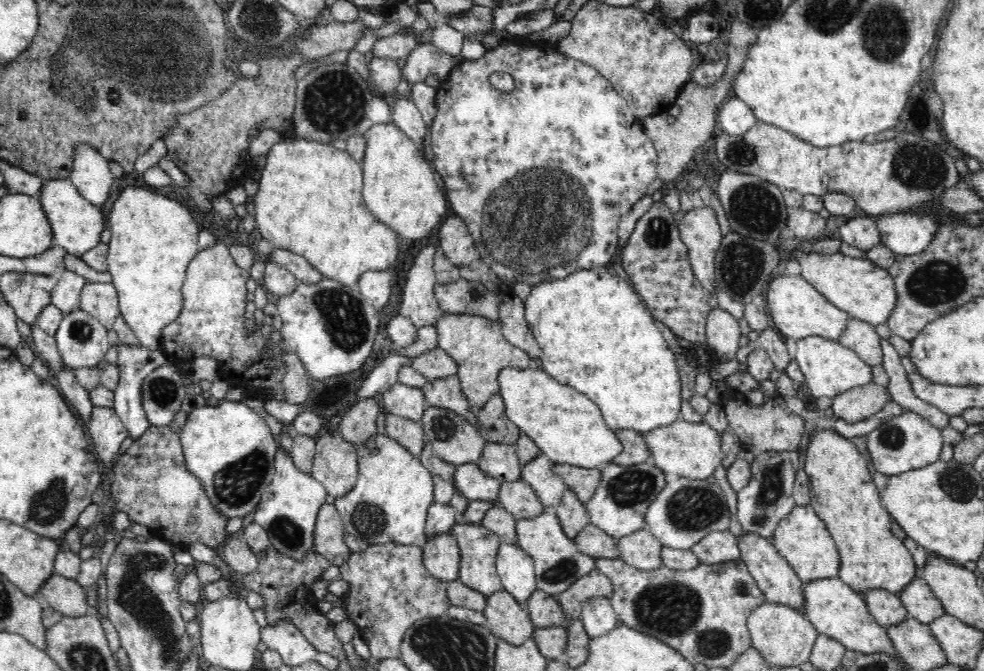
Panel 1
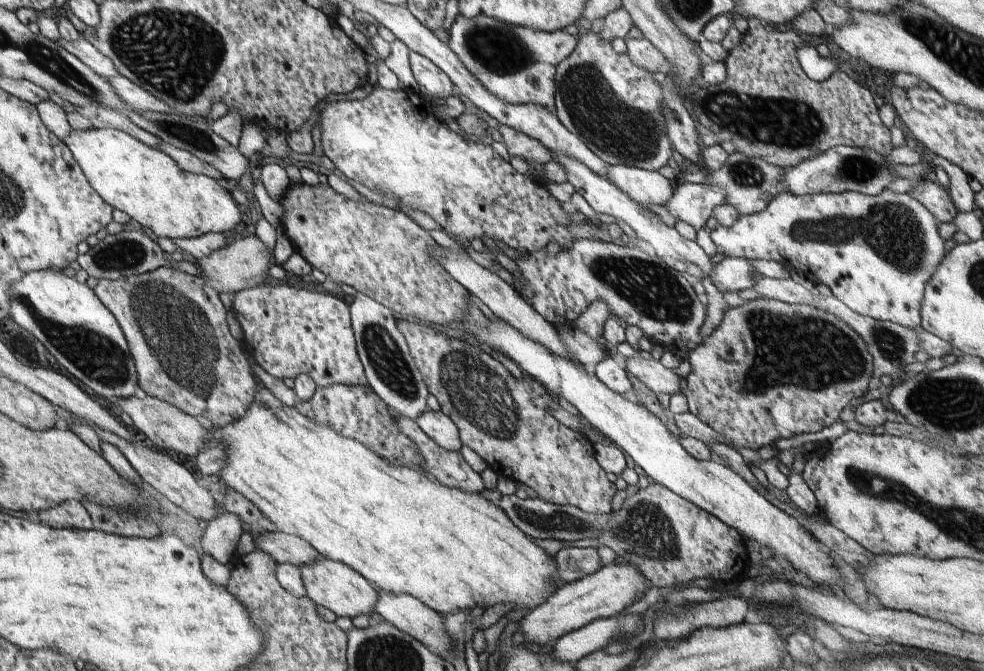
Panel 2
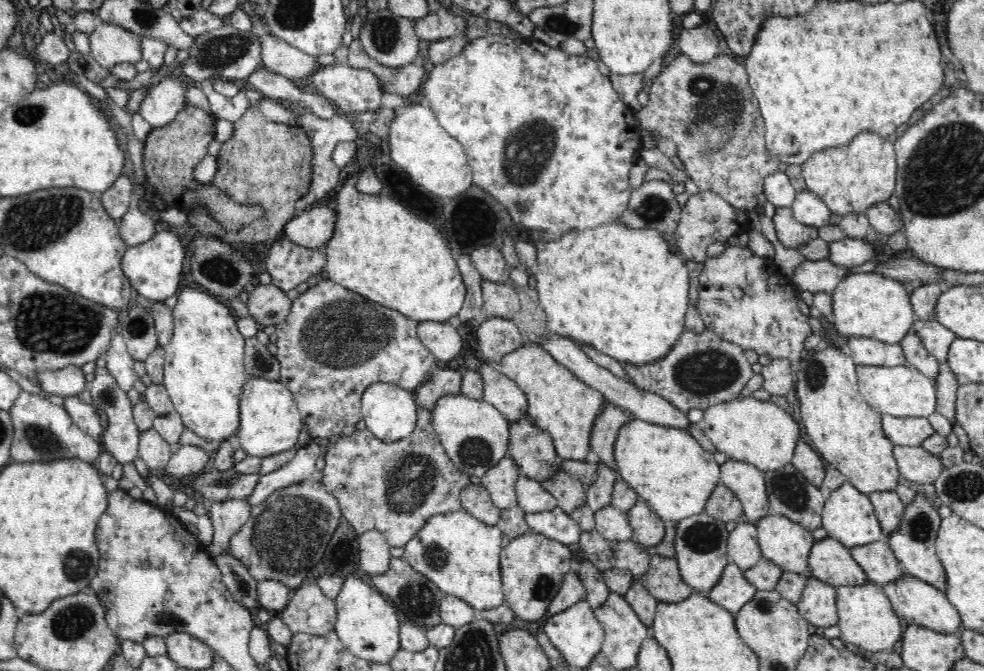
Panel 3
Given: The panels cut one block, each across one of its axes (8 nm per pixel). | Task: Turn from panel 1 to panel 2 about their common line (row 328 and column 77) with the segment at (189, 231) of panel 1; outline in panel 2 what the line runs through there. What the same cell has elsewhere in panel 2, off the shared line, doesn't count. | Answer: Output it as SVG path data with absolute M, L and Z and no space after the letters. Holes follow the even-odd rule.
M87 130L87 132L75 132L67 134L63 142L69 146L75 162L81 166L83 174L91 182L91 186L97 190L97 194L113 206L113 210L125 212L131 220L141 224L149 234L155 234L157 238L169 238L169 240L191 240L199 238L203 234L223 234L231 230L239 222L239 210L233 198L209 176L199 176L185 172L179 168L179 164L169 158L161 150L153 150L147 144L139 142L137 138L119 132L119 130Z

